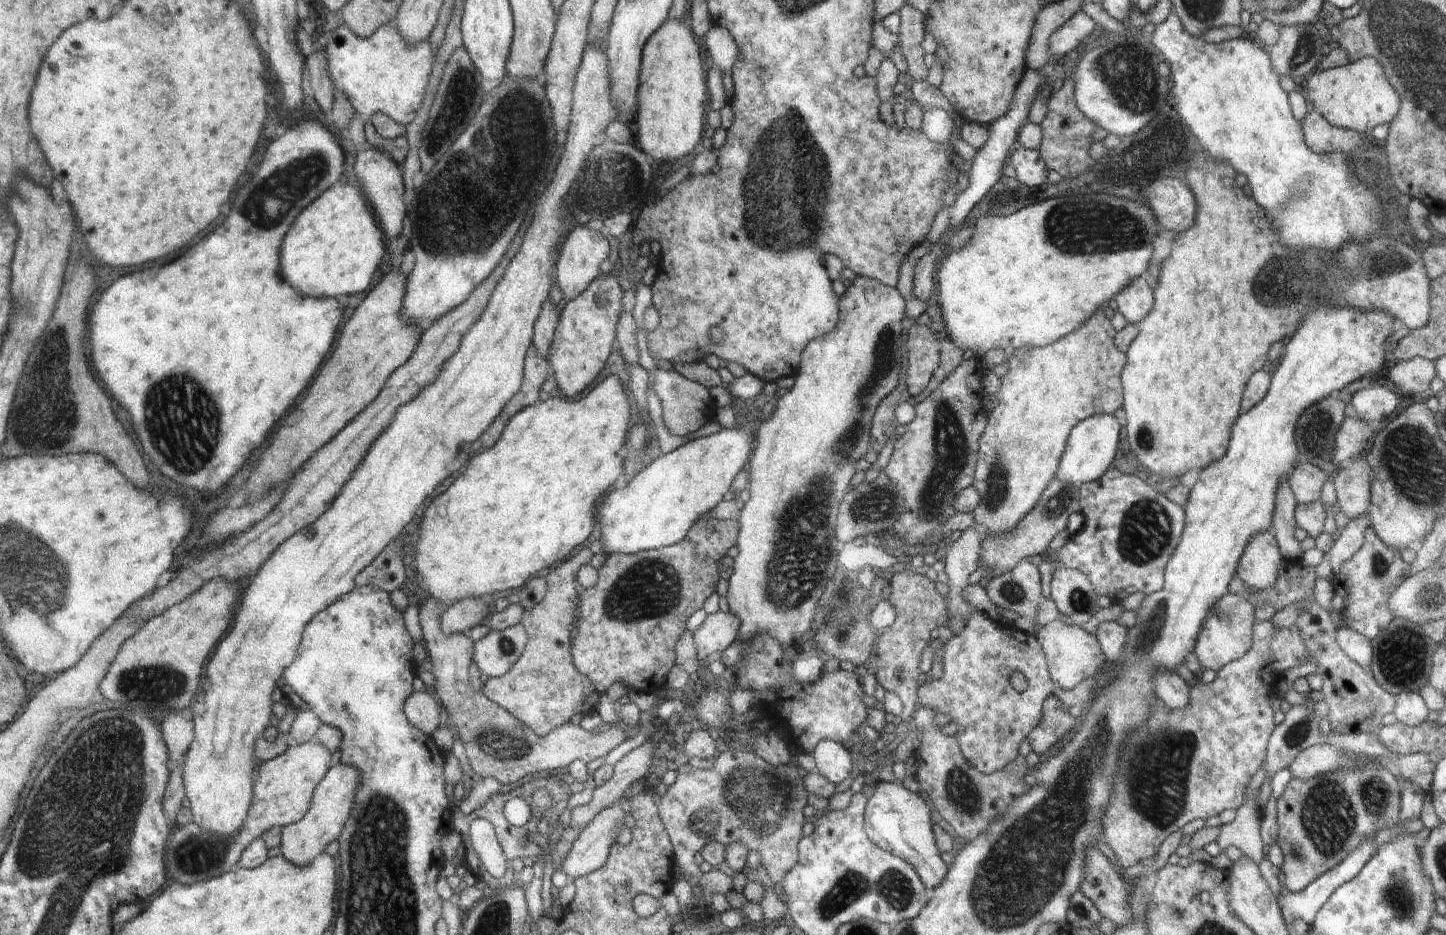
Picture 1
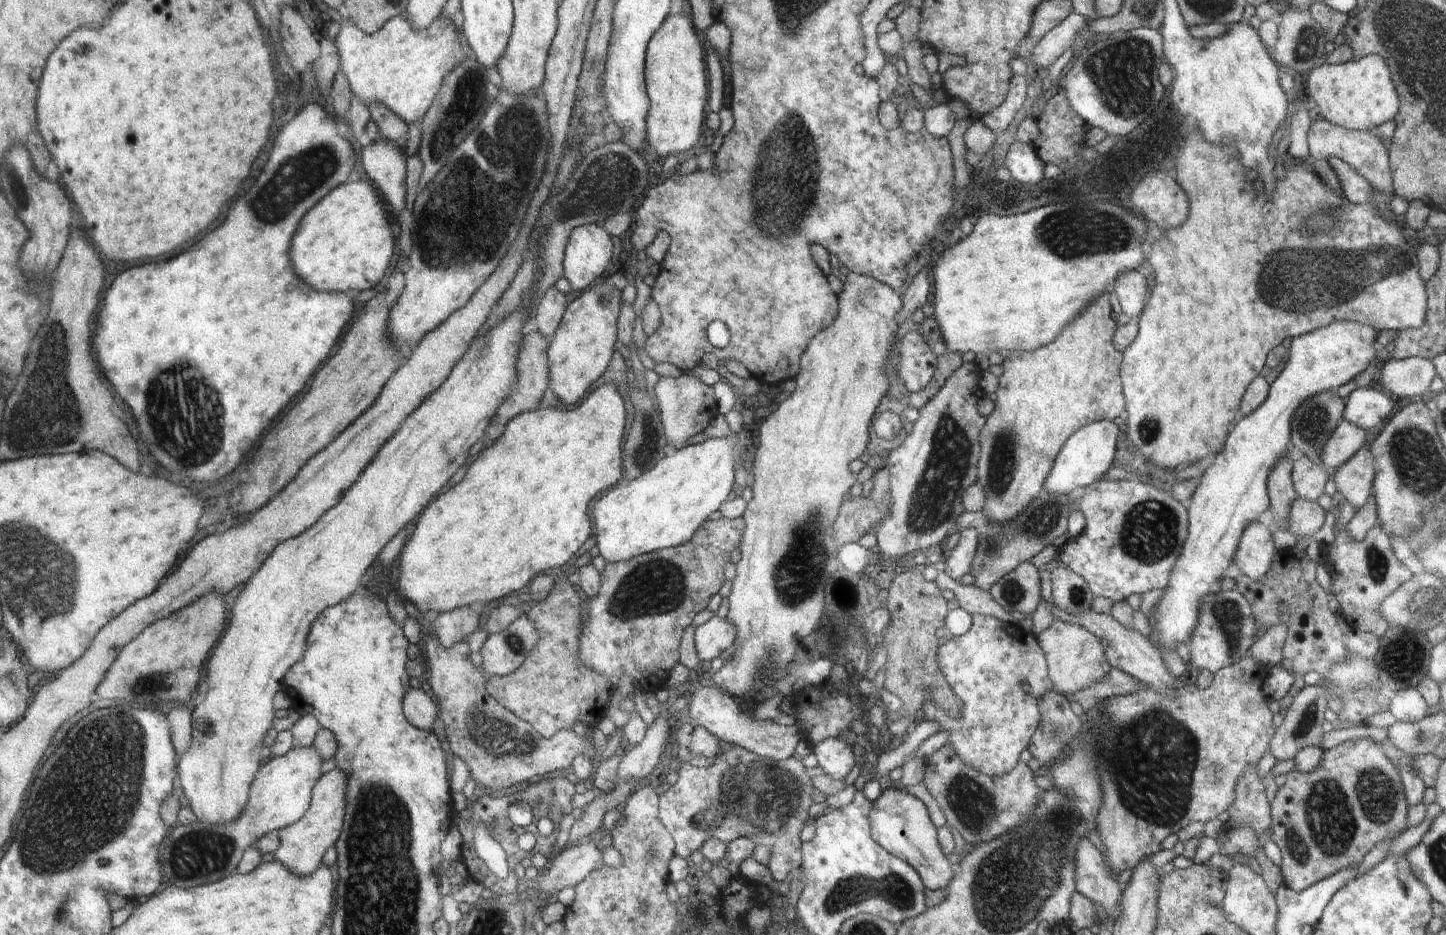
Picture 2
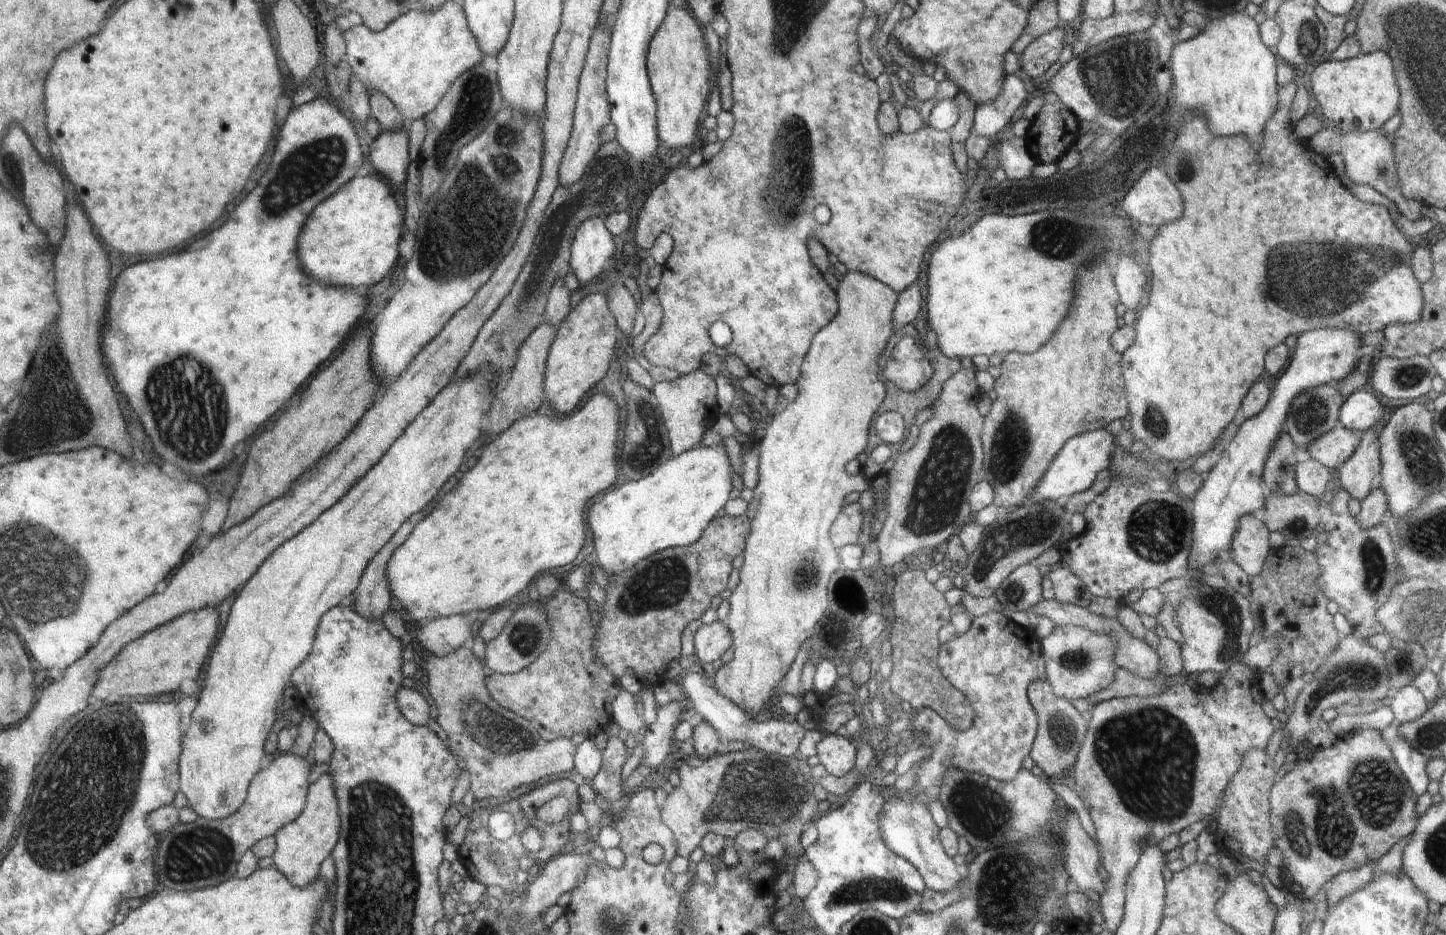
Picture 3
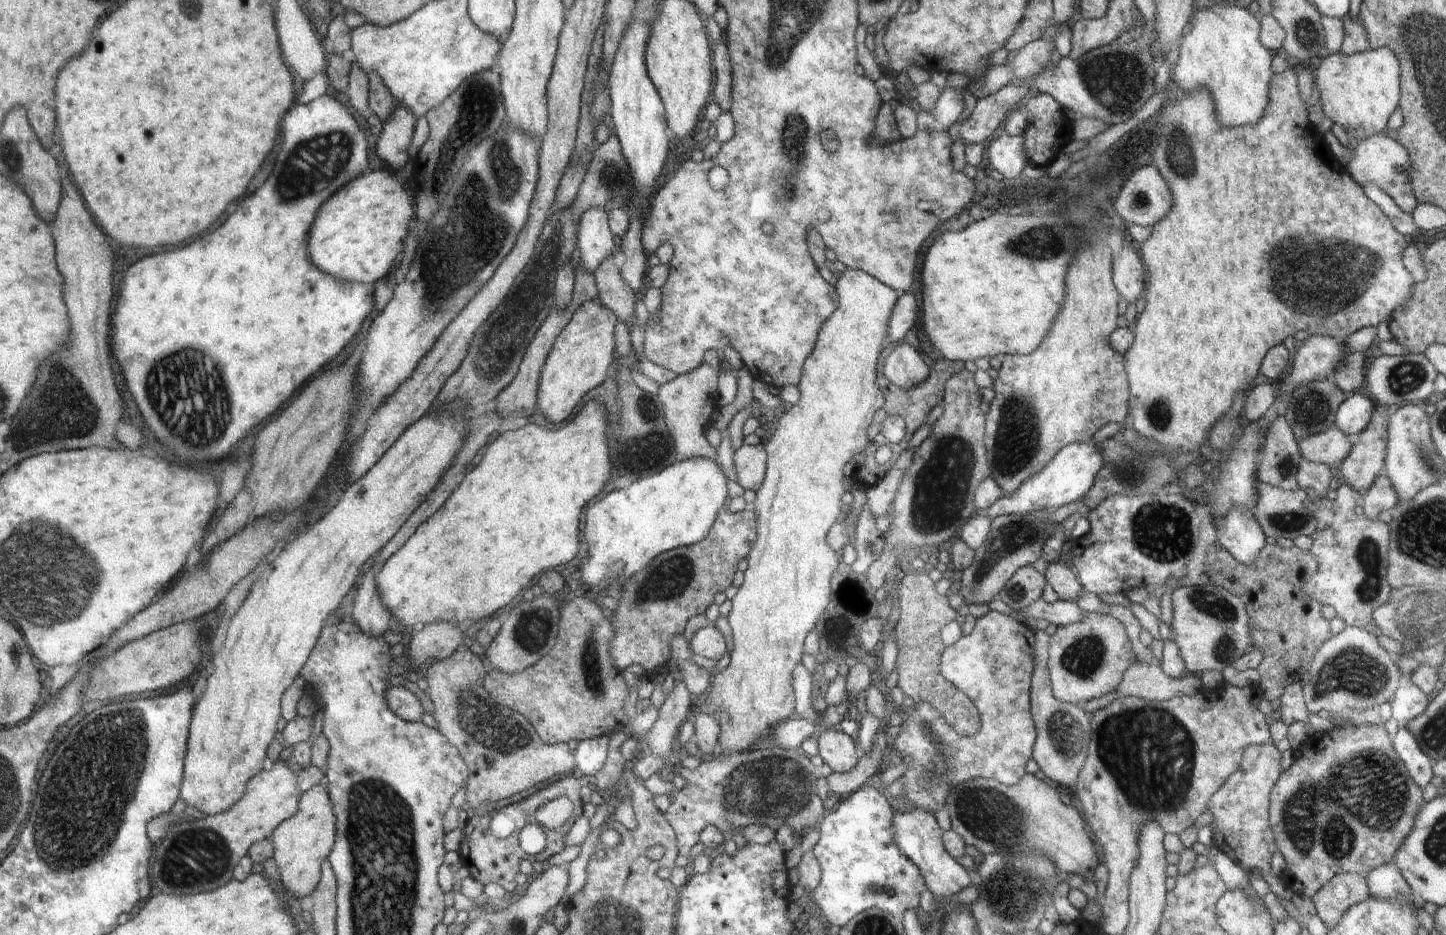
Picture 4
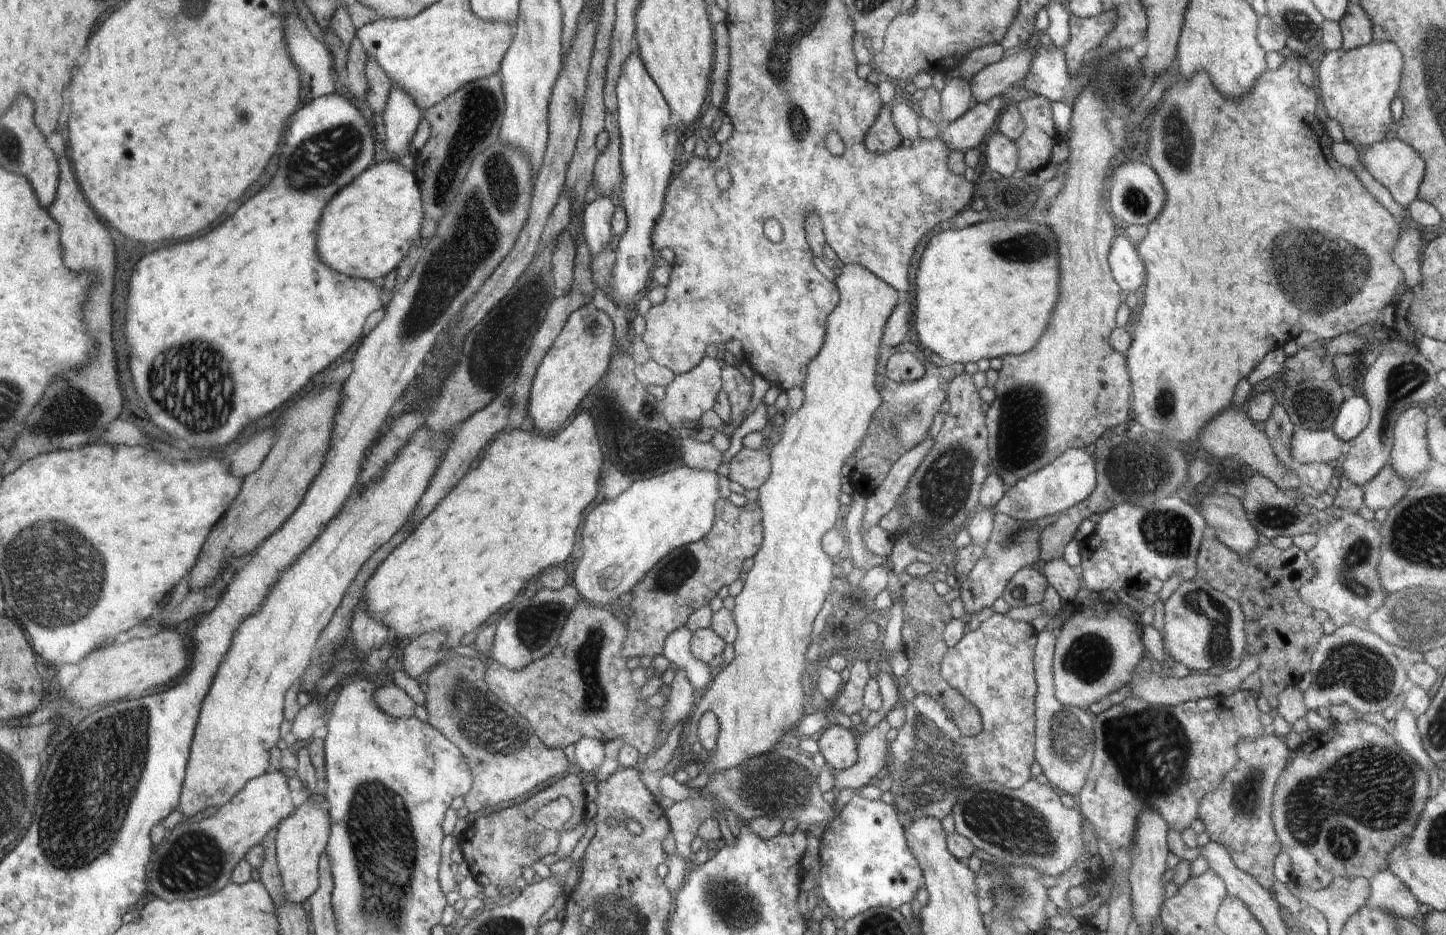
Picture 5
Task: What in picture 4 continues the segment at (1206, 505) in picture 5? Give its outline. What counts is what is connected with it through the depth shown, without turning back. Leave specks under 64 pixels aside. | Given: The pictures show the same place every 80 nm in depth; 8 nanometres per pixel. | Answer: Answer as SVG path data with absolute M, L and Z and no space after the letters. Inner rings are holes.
M1234 507L1217 525L1217 543L1240 564L1251 565L1266 536L1250 508Z

